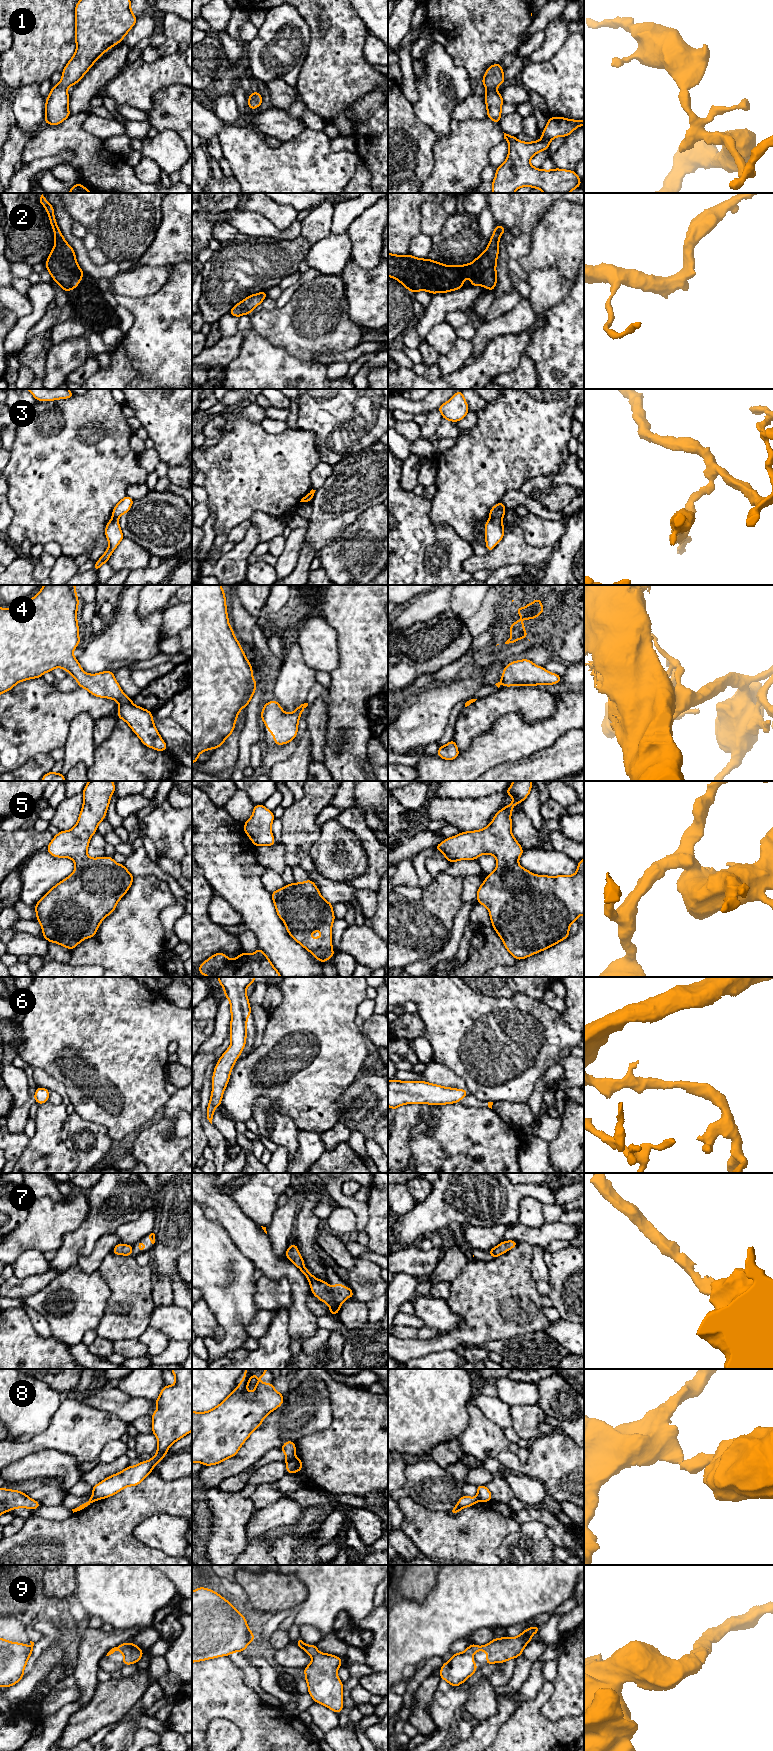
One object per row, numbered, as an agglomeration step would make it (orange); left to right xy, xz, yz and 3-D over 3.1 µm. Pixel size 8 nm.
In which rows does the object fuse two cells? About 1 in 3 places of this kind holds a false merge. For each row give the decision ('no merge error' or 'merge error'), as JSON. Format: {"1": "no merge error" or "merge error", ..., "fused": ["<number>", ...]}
{"1": "no merge error", "2": "no merge error", "3": "merge error", "4": "no merge error", "5": "no merge error", "6": "no merge error", "7": "no merge error", "8": "merge error", "9": "no merge error", "fused": ["3", "8"]}

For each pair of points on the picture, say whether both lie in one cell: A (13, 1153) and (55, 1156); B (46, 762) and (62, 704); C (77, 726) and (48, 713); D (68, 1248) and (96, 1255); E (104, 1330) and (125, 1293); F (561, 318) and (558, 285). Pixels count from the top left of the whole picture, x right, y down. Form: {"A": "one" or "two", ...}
{"A": "two", "B": "two", "C": "two", "D": "two", "E": "one", "F": "two"}

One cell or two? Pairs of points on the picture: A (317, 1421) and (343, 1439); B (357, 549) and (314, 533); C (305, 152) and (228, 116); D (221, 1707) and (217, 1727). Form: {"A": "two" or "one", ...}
{"A": "two", "B": "two", "C": "two", "D": "two"}

